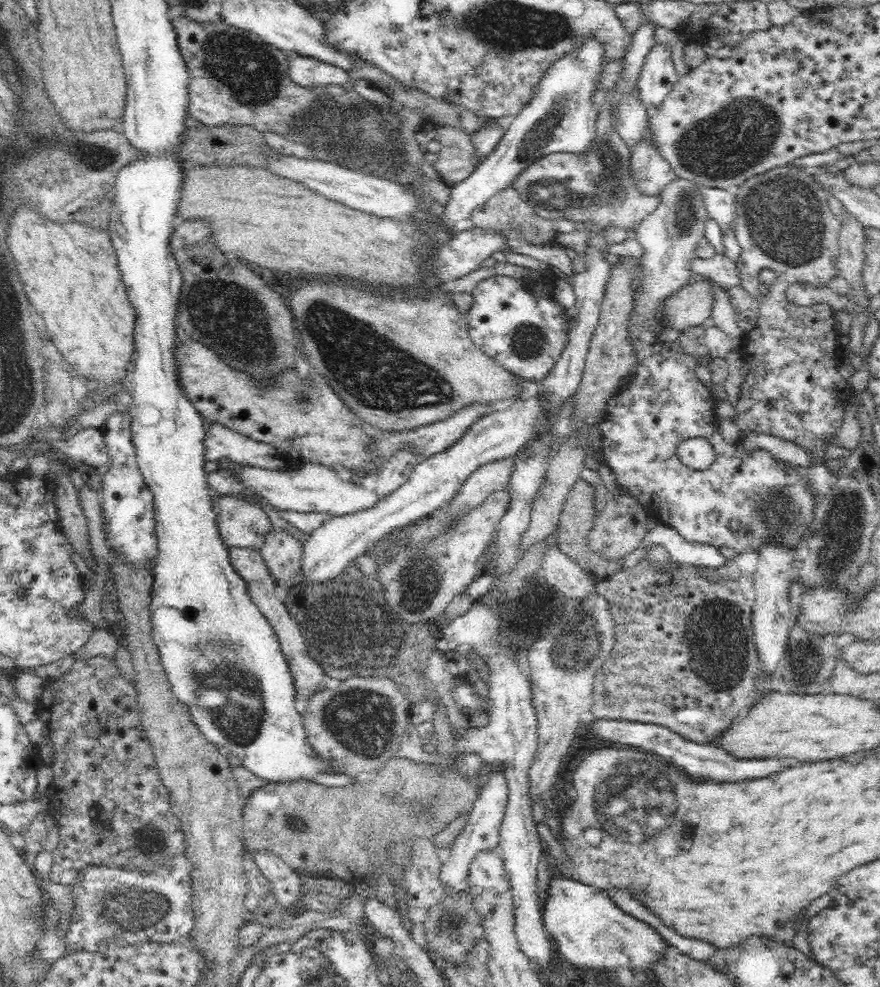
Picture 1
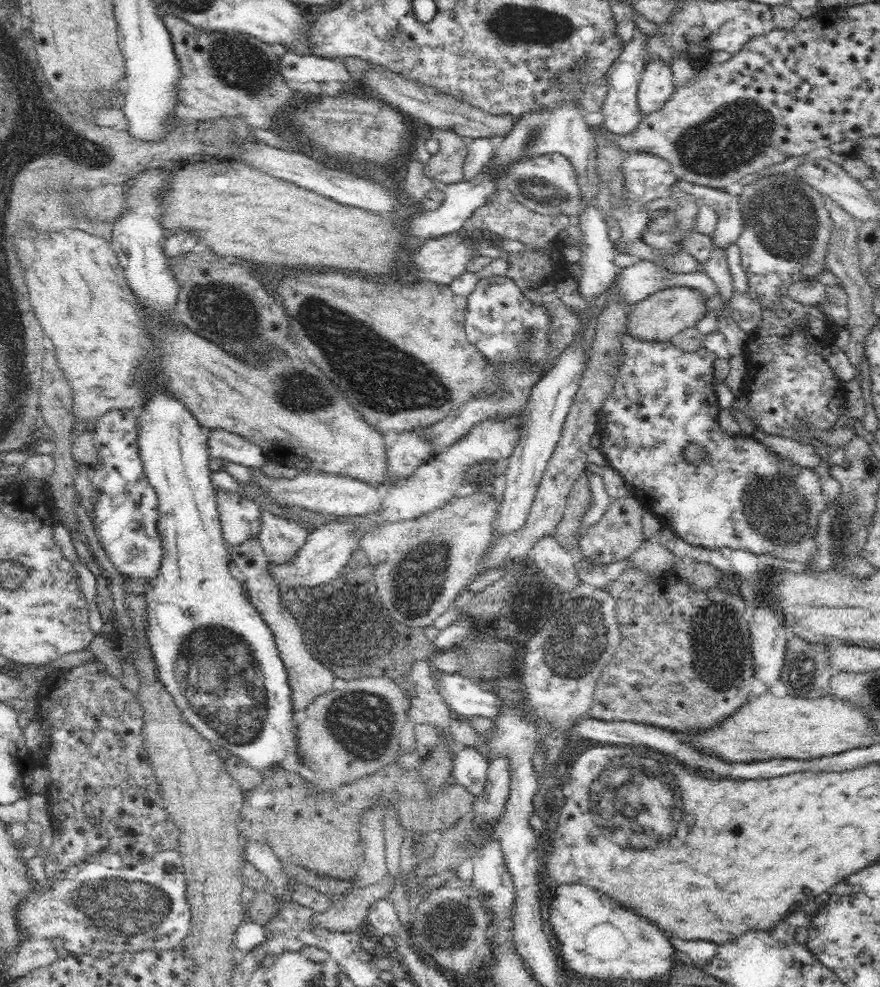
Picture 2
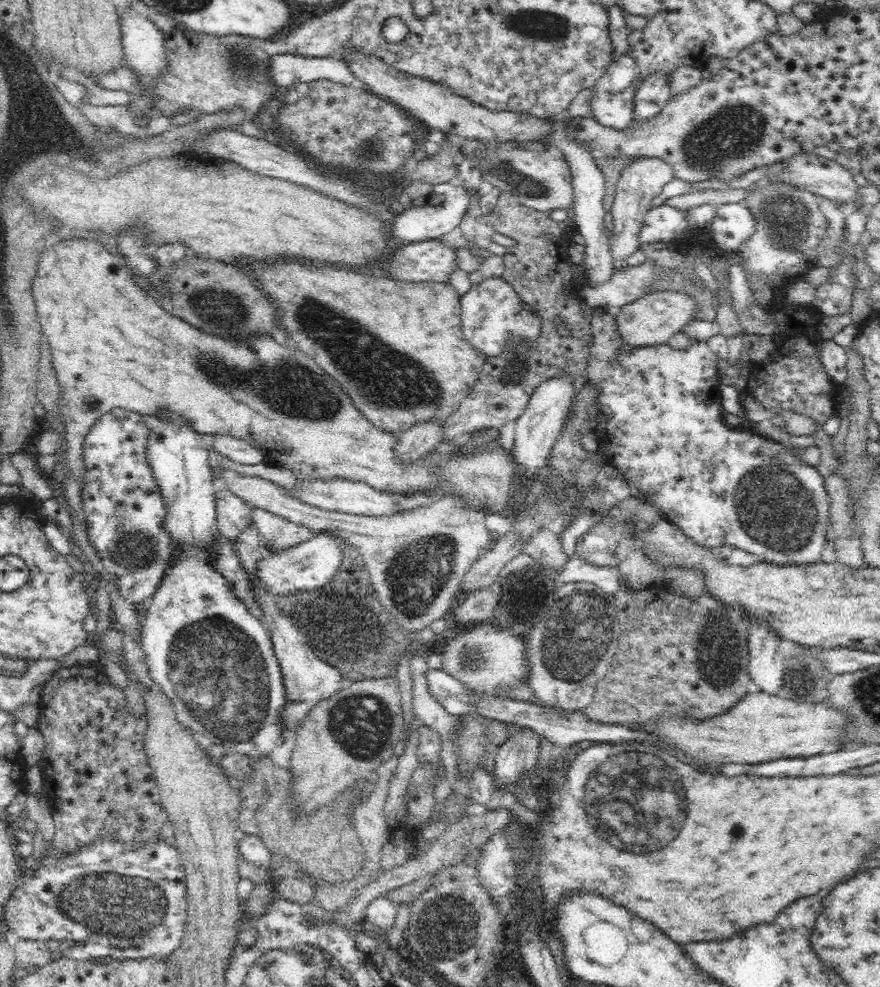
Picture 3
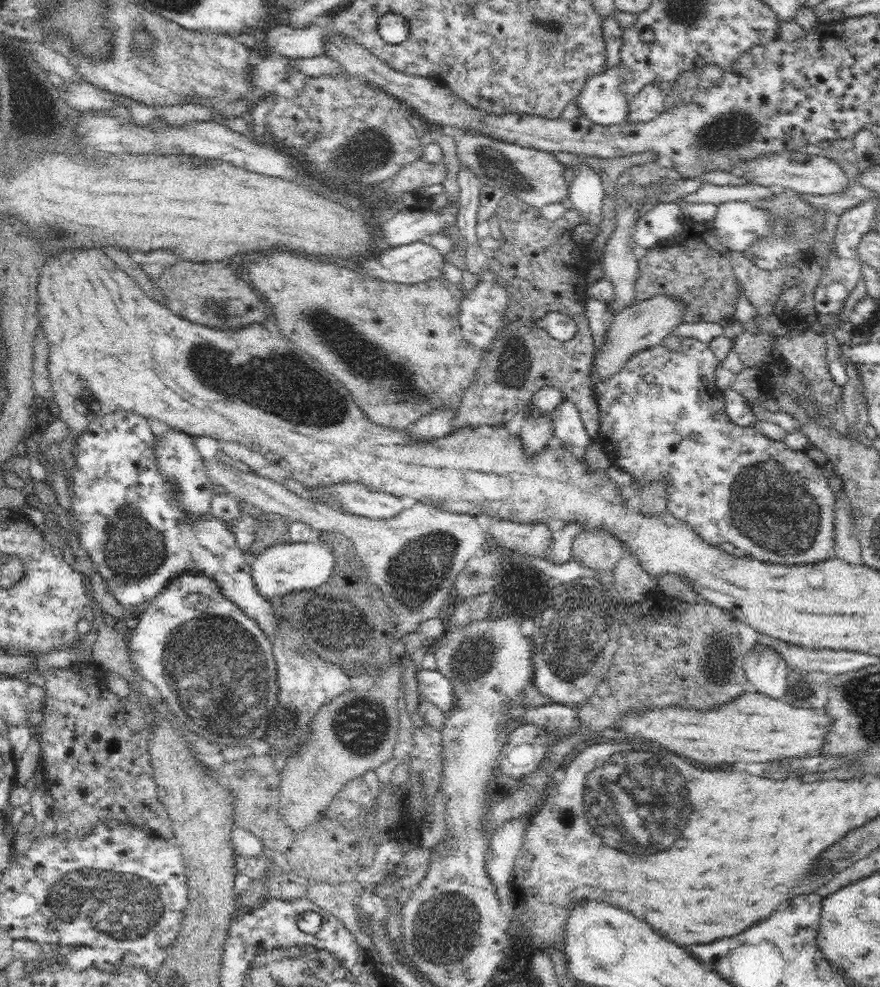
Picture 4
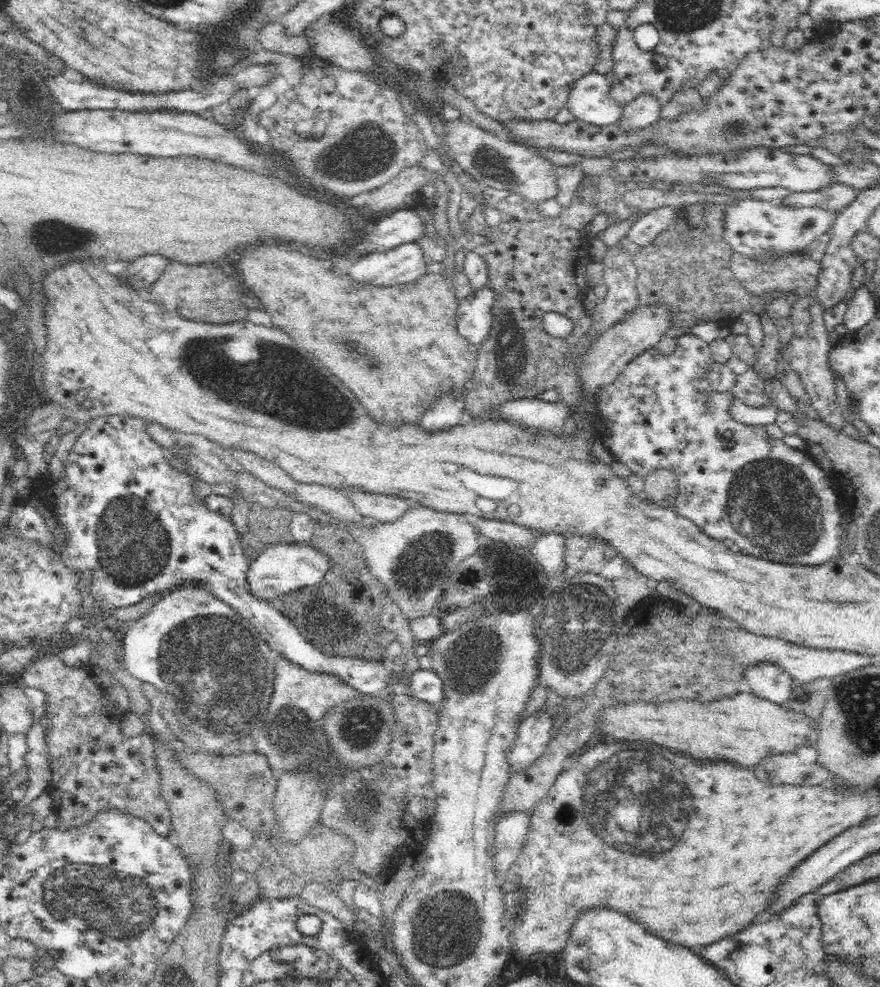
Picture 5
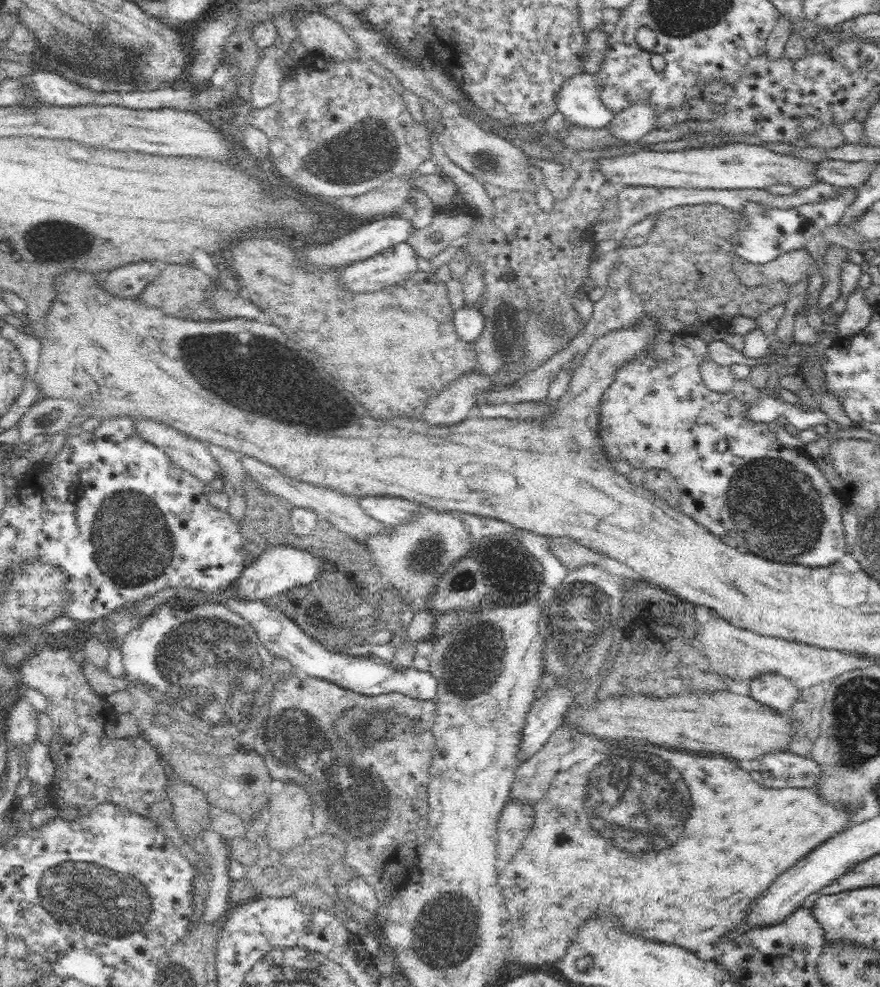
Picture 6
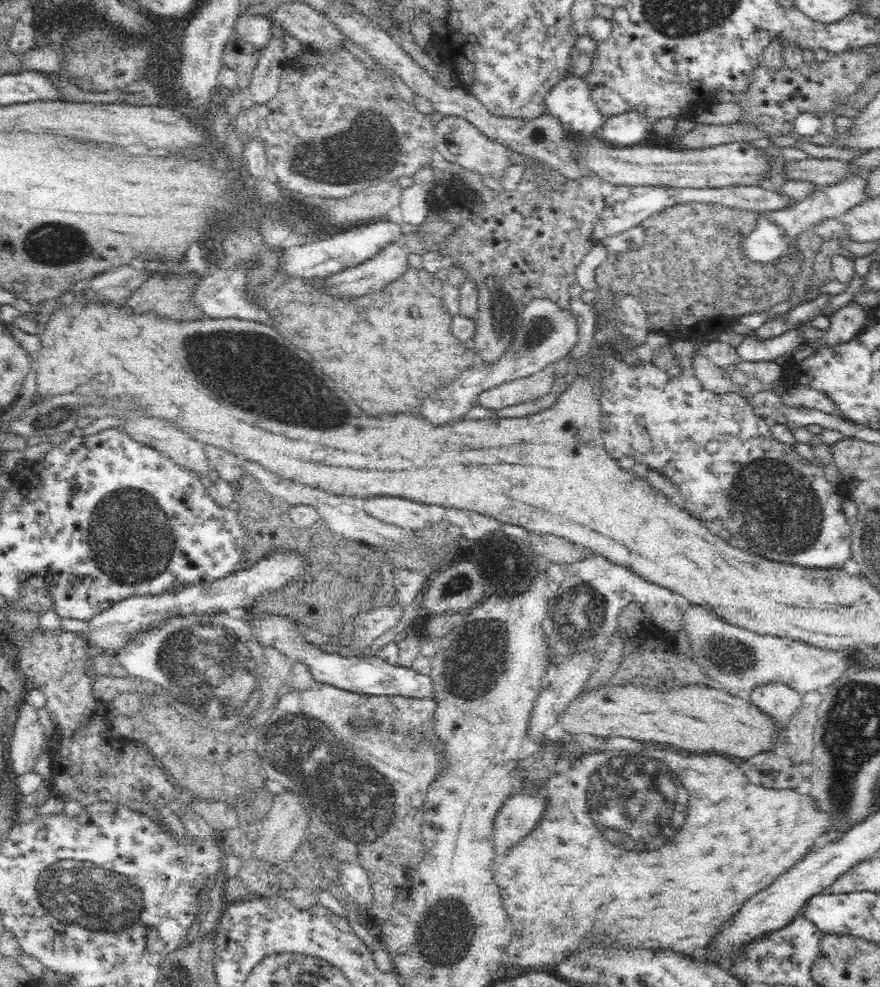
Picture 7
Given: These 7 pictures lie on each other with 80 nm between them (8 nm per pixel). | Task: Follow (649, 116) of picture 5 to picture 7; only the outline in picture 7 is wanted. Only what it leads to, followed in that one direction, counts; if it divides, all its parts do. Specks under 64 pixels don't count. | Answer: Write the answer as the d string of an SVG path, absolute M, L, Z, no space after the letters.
M631 110L608 117L597 135L612 146L630 147L650 137L652 130L652 124L648 123L646 116L638 110Z

